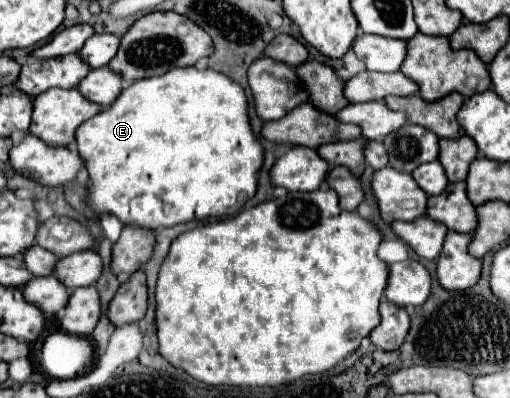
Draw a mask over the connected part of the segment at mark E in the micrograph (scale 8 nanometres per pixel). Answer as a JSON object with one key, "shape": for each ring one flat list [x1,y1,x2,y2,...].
{"shape":[[193,66,173,68,173,70,165,72,163,76,137,80,137,82,129,84,125,90,121,90,117,100,107,110,101,110,99,114,95,114,87,122,83,122,77,128,75,136,77,136,79,156,83,158,85,168,89,172,89,188,87,188,85,204,95,212,95,216,111,214,111,216,117,216,121,220,121,224,125,224,125,226,139,226,139,228,147,228,147,230,167,228,167,226,175,226,175,224,191,222,191,220,203,220,209,216,211,218,225,218,225,216,237,214,241,210,241,206,249,198,253,198,253,194,257,190,257,176,255,174,263,164,263,146,257,142,257,138,251,132,249,118,247,118,245,92,241,90,239,84,233,84,233,80,229,80,225,74,215,72,211,68,205,68,205,70,197,70]]}

